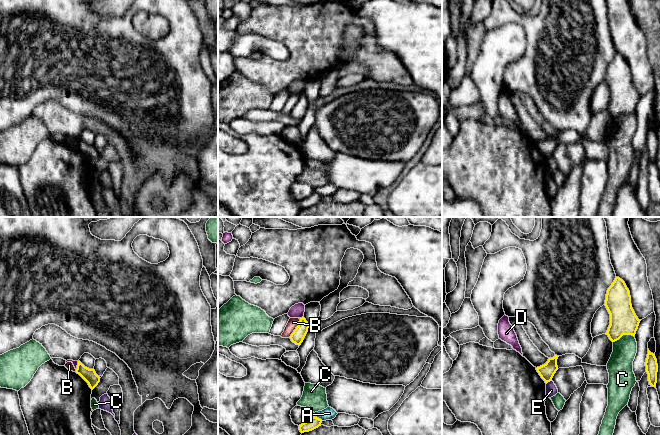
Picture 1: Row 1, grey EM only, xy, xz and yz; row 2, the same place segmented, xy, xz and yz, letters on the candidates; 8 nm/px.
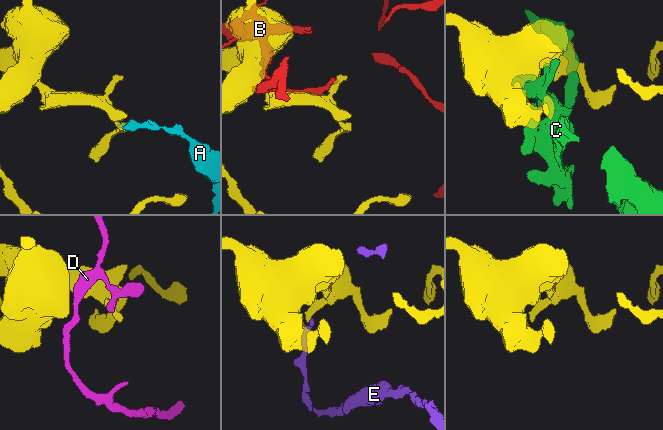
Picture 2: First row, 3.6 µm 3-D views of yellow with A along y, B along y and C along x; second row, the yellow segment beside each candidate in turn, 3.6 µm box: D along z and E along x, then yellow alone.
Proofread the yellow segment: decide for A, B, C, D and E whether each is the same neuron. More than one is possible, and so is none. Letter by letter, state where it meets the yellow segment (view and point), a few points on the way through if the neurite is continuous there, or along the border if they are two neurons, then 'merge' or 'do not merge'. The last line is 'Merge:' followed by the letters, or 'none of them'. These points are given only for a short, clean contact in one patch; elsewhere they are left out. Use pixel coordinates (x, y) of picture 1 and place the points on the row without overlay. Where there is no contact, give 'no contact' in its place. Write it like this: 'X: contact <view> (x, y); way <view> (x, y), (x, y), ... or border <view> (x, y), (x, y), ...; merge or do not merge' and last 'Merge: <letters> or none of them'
A: contact xz (318, 194); border xz (314, 191), (322, 196); do not merge
B: contact xz (296, 104); do not merge
C: contact yz (623, 110); do not merge
D: contact xz (302, 93); border xz (302, 92), (300, 94); do not merge
E: contact yz (548, 157); do not merge
Merge: none of them

